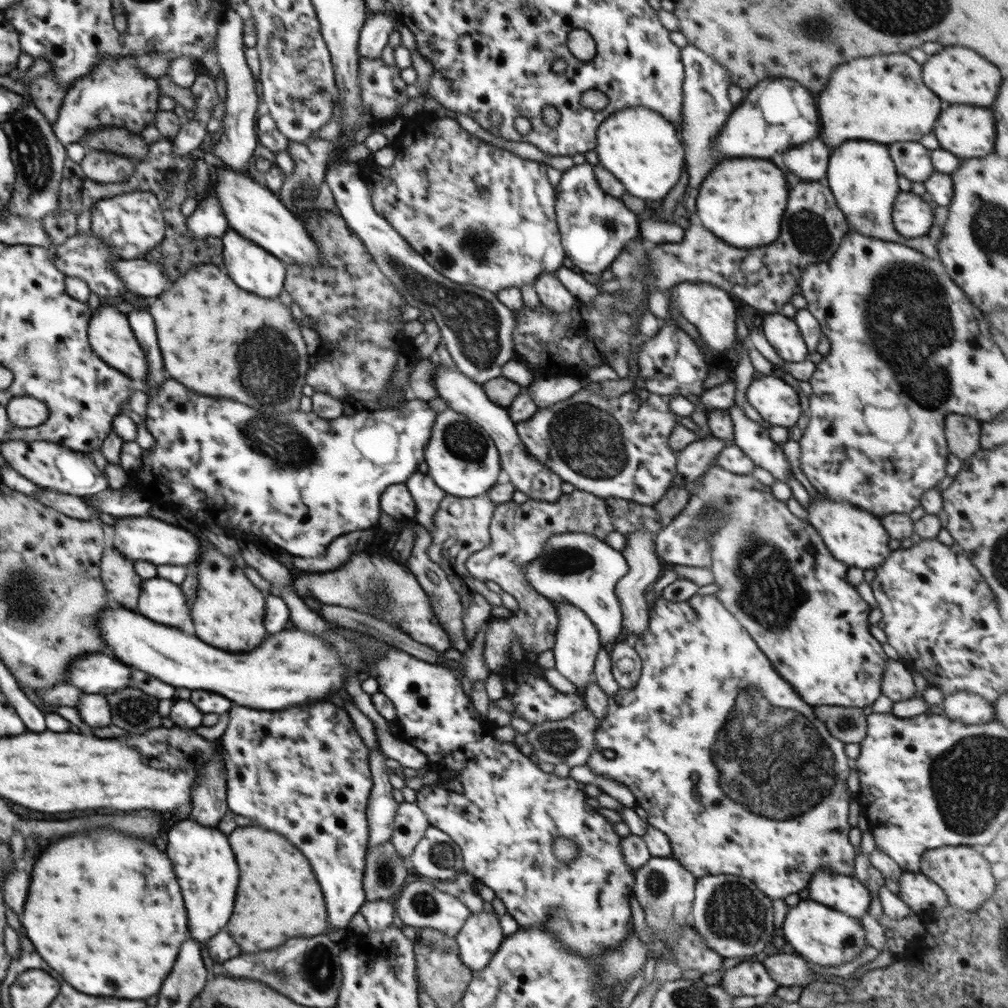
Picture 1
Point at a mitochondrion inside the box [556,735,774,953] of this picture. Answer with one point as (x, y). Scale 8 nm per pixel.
(733, 911)

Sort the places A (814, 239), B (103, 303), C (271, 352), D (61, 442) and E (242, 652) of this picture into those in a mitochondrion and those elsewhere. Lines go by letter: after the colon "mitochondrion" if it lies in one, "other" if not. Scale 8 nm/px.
A: mitochondrion
B: other
C: mitochondrion
D: other
E: other

